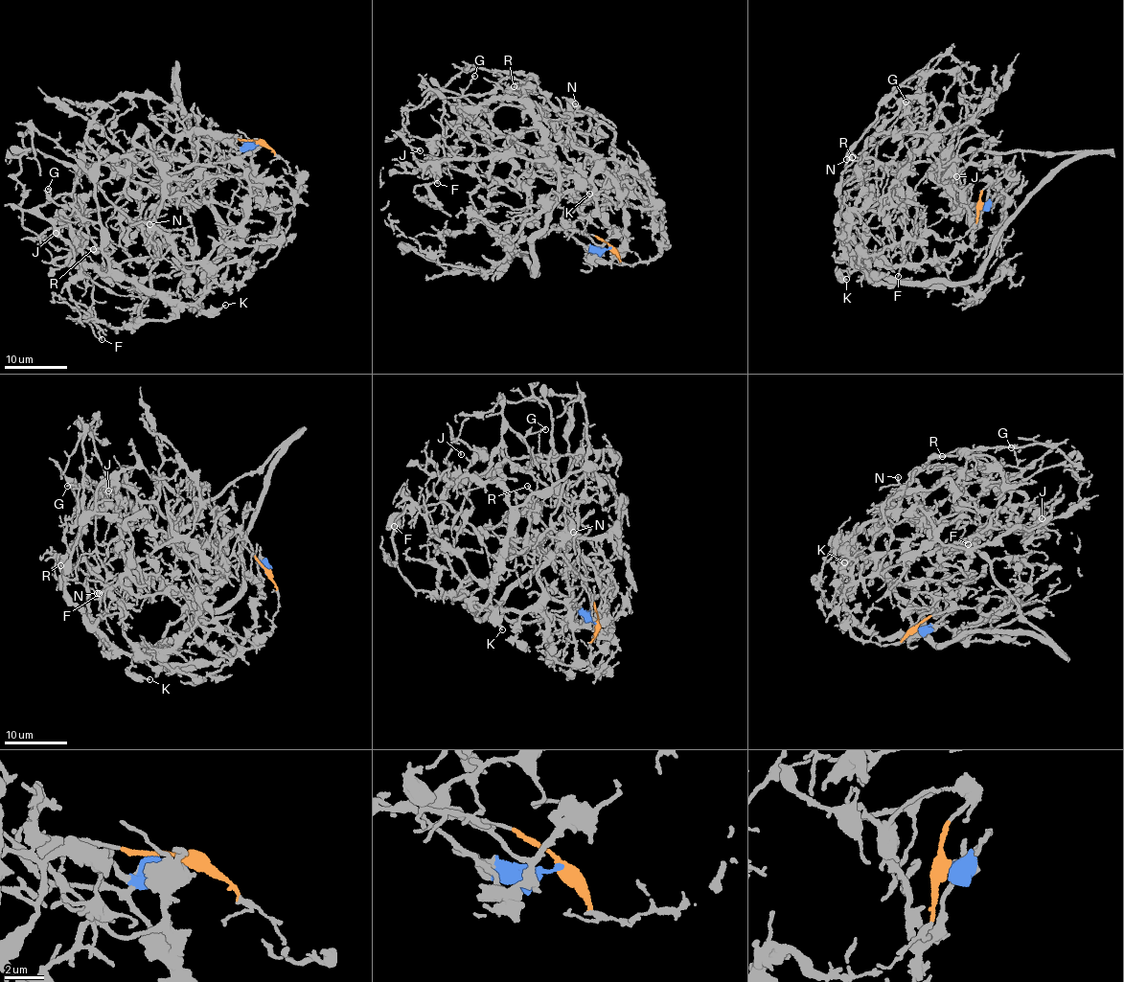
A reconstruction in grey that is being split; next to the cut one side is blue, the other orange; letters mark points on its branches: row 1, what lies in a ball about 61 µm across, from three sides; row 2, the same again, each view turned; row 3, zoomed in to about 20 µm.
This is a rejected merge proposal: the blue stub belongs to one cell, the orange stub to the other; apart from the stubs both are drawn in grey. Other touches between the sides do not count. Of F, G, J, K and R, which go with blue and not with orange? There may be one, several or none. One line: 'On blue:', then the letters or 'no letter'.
On blue: F, K, R

